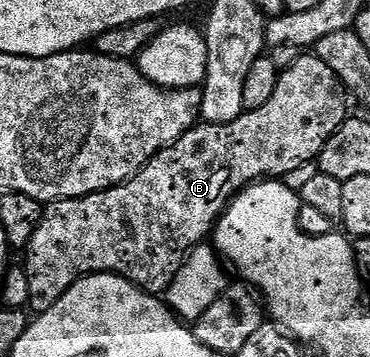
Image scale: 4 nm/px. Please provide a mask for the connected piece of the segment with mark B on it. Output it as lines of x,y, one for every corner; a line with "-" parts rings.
302,53
301,57
295,60
295,64
291,64
287,69
281,71
279,84
275,84
275,96
271,96
271,100
267,100
267,104
263,104
263,108
245,110
235,120
223,124
202,121
200,124
192,126
183,137
175,140
172,146
163,148
155,155
129,182
113,186
109,190
100,190
97,194
88,194
82,198
63,198
60,202
48,203
44,207
39,228
35,228
35,236
31,236
29,245
23,254
23,257
25,257
23,265
27,276
27,284
29,285
28,309
33,312
50,310
77,283
77,279
85,277
86,274
119,274
127,281
134,282
135,285
149,291
151,294
164,295
170,284
175,280
179,268
185,263
185,255
190,250
202,245
212,235
222,214
241,191
262,180
284,179
285,175
295,172
295,168
300,168
302,164
317,162
320,159
325,142
331,140
331,136
335,136
338,128
345,123
347,117
345,98
347,99
347,91
335,76
335,72
331,72
331,68
327,68
327,64
323,64
323,60
319,60
316,53

